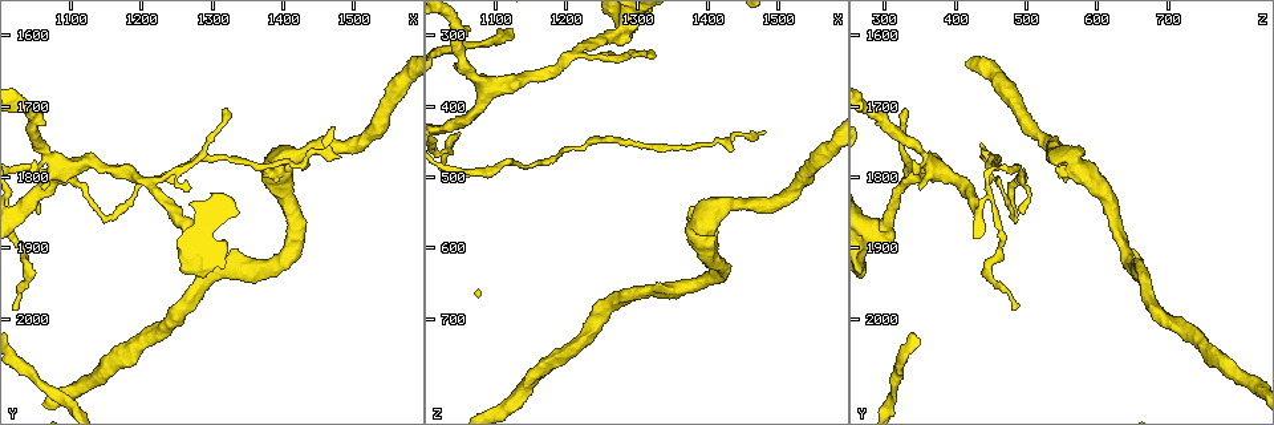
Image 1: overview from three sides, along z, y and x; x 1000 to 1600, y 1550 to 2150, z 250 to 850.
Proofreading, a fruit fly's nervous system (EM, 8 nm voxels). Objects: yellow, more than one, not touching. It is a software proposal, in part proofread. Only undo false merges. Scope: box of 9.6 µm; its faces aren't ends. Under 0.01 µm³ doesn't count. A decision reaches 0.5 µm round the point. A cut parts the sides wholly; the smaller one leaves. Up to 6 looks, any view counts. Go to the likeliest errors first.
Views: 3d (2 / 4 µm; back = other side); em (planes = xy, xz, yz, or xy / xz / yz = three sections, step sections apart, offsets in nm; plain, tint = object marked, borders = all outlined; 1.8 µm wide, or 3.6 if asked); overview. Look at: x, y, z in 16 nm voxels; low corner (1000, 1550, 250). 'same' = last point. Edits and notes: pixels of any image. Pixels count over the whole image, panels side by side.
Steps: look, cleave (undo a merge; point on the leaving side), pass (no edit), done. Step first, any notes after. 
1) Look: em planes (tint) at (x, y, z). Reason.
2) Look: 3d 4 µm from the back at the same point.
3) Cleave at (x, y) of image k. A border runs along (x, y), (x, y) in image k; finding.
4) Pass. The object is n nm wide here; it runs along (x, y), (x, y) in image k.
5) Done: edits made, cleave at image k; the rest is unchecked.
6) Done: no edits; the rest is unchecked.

Look: 3d 4 µm at (1095, 1790, 375). Narrows sharply.

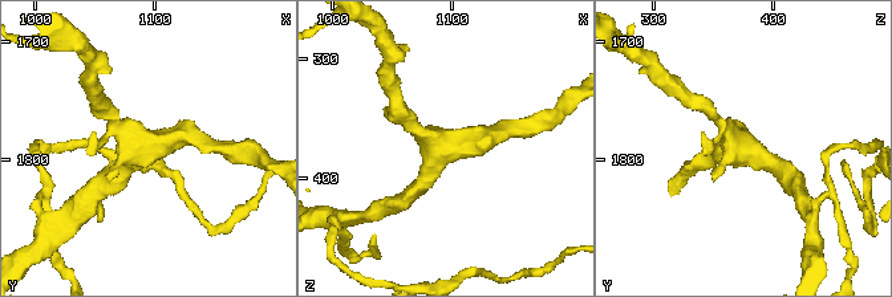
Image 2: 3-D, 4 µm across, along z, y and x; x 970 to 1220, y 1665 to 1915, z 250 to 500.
Look: em planes (borders) at (1092, 1790, 376).

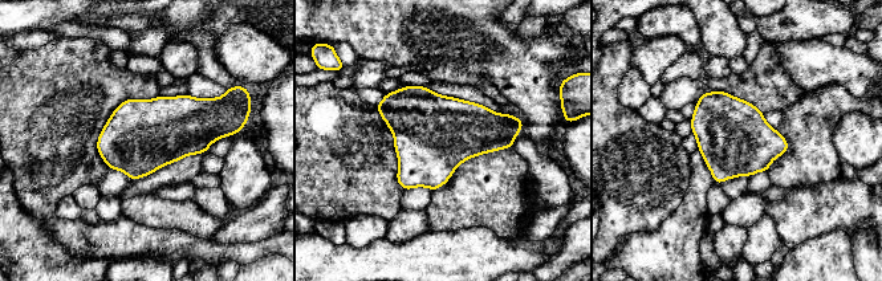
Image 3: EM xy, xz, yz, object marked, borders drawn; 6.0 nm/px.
Pass. All the same cell.

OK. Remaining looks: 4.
Look: 3d 4 µm at (1040, 1935, 450). Abrupt turn.

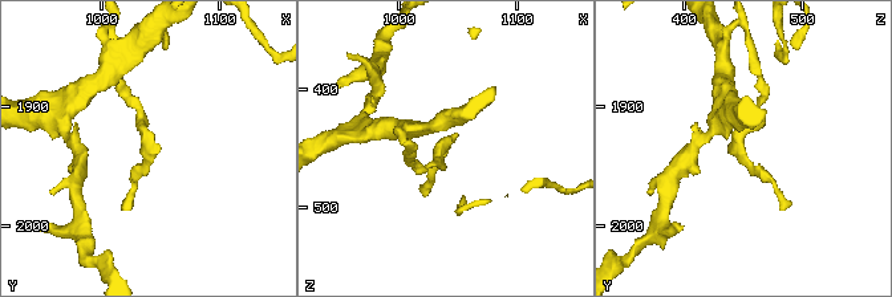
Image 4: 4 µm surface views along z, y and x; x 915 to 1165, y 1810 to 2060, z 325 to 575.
Look: em xy step 4 (tint) at (1038, 1936, 446). Now the EM.

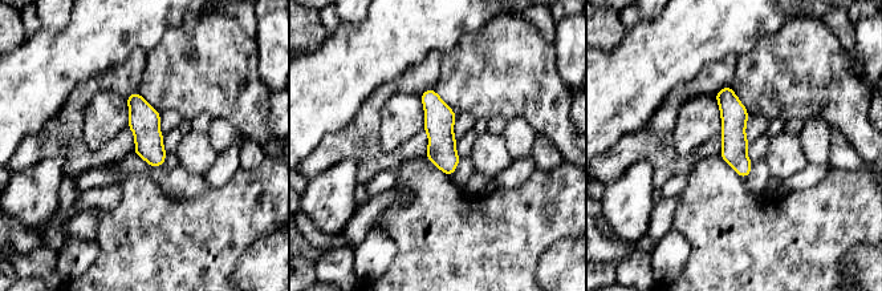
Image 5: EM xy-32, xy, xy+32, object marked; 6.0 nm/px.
Look: em xz step 8 (tint) at the same point. Another direction.

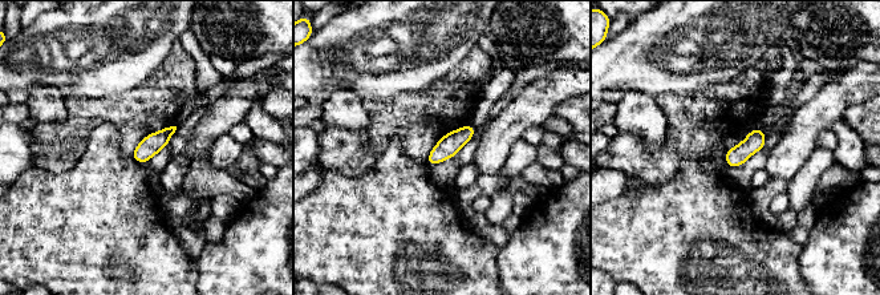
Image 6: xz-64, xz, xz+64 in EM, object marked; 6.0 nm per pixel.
Pass. The object is 120 nm wide here; continuous, no second cell.

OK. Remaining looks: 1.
Done: no edits; the rest is unchecked.

